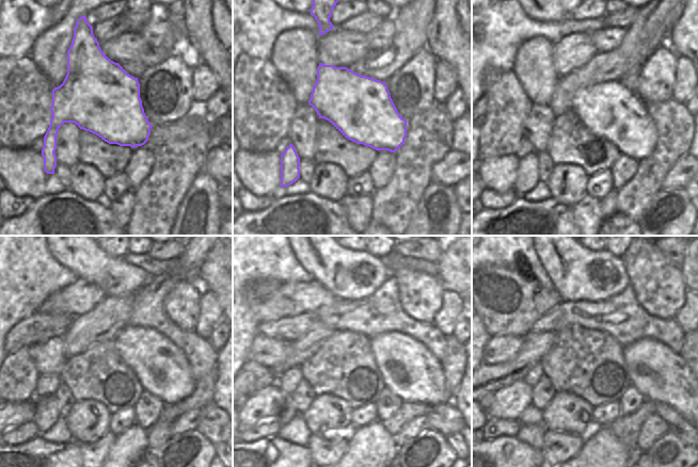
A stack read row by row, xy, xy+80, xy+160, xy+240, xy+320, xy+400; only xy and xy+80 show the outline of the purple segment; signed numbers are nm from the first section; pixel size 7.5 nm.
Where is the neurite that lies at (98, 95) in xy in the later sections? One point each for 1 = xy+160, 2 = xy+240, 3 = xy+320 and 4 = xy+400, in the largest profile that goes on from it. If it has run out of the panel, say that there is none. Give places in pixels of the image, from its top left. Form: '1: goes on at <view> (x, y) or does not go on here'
1: goes on at xy+160 (609, 110)
2: goes on at xy+240 (162, 369)
3: goes on at xy+320 (409, 370)
4: goes on at xy+400 (660, 374)

